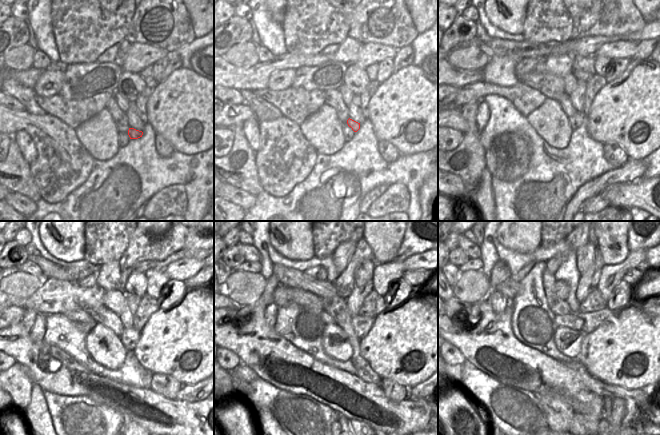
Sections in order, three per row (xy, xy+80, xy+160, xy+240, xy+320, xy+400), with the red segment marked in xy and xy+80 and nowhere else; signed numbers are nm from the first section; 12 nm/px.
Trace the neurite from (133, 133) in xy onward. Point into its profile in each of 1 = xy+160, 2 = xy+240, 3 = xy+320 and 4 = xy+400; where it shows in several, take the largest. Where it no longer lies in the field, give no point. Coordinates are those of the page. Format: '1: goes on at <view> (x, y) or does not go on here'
1: goes on at xy+160 (565, 103)
2: goes on at xy+240 (103, 315)
3: goes on at xy+320 (303, 298)
4: goes on at xy+400 (510, 287)

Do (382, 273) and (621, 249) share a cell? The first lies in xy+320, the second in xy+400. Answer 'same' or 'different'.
different

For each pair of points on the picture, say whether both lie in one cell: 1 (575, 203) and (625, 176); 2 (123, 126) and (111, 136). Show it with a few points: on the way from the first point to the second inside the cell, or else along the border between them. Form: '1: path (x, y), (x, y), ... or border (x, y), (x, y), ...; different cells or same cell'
1: path (587, 191), (605, 179), (613, 179); same cell
2: border (107, 109), (118, 132); different cells

